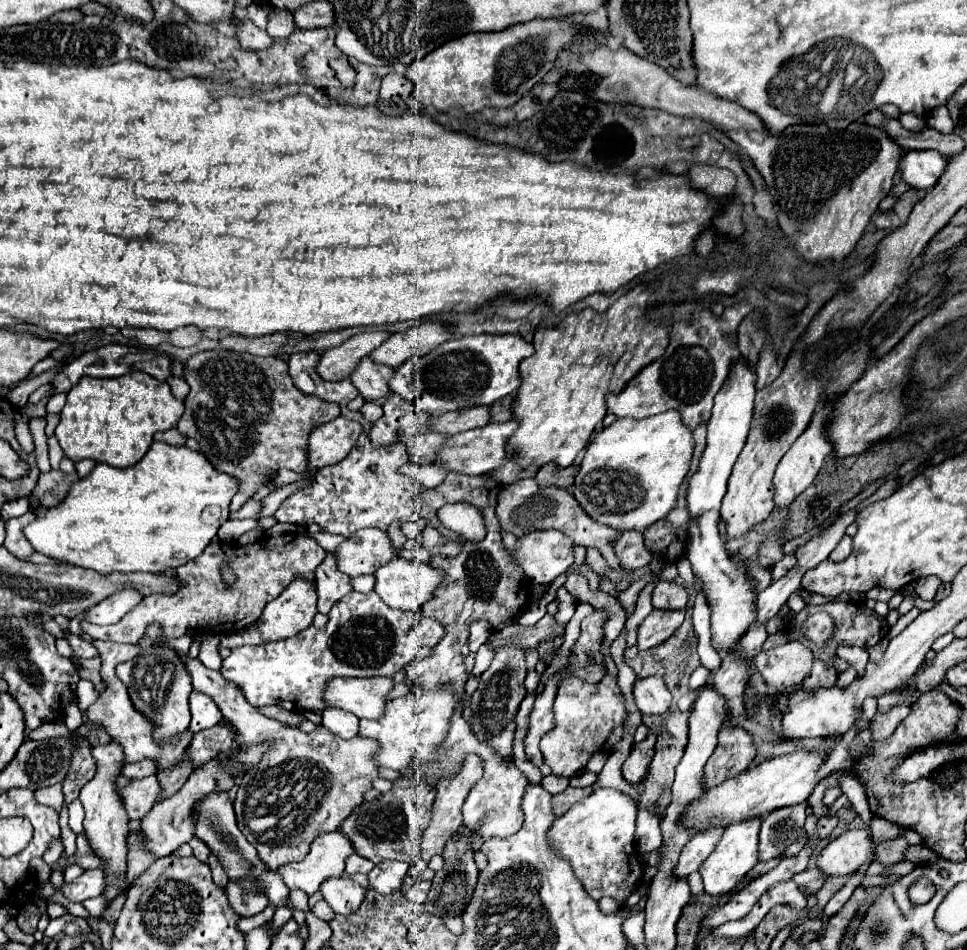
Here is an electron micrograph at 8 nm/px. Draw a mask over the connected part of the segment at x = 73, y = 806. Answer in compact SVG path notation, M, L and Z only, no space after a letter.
M79 800L69 804L69 826L75 834L83 832L83 806Z

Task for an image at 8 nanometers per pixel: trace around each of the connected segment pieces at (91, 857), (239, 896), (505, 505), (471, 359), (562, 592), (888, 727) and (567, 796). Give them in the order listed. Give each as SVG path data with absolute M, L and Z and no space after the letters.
M79 834L77 836L77 850L75 850L75 854L71 856L71 858L67 858L67 860L63 860L63 858L59 858L53 866L51 866L51 870L55 872L55 870L65 870L65 868L69 868L69 866L81 866L81 868L85 868L85 870L89 870L89 868L101 868L101 862L99 862L99 858L93 854L93 850L89 848L89 842L87 842L87 836L85 834Z
M227 884L225 886L225 892L227 892L227 898L233 906L233 910L239 914L239 916L255 916L259 912L265 910L265 906L269 904L267 896L263 896L261 892L259 894L243 894L241 888L237 888L237 884Z
M533 478L517 480L501 490L499 504L497 504L497 518L501 522L501 530L505 530L505 532L511 530L515 536L523 536L531 530L545 530L545 528L561 530L563 534L573 538L575 544L581 544L585 548L597 548L611 568L621 570L619 560L613 550L613 542L619 538L617 530L611 530L611 528L605 528L605 526L593 522L583 512L583 508L579 506L579 502L573 498L573 494L569 490L553 488L553 486L541 490Z
M475 334L443 342L429 356L409 358L389 380L389 390L425 412L449 412L471 406L491 406L507 394L517 392L519 362L533 354L533 346L517 334Z
M559 586L557 588L557 602L559 602L559 610L557 610L557 614L555 614L555 620L557 620L557 624L561 624L563 628L567 626L567 622L573 618L573 614L575 614L575 600L573 600L573 596L563 588L563 586Z
M895 704L889 712L877 712L871 720L871 738L875 742L885 740L887 736L891 736L895 732L895 728L899 726L899 722L911 712L909 704Z
M587 786L587 788L567 788L565 792L553 796L553 800L551 800L553 814L555 816L563 816L575 802L579 802L585 796L589 796L593 790L595 790L595 786Z

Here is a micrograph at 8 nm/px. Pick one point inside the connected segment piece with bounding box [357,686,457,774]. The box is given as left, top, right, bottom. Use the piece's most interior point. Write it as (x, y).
(410, 724)

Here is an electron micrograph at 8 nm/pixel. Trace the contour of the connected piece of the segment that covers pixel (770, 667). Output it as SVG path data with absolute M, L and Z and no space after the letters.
M787 642L783 646L777 646L777 648L771 648L771 650L765 650L765 652L759 652L753 660L755 668L759 670L759 674L763 676L765 684L767 686L773 686L779 694L785 692L787 688L791 686L797 686L803 682L803 678L807 676L807 672L811 670L811 664L813 664L813 654L809 648L805 648L801 642Z

